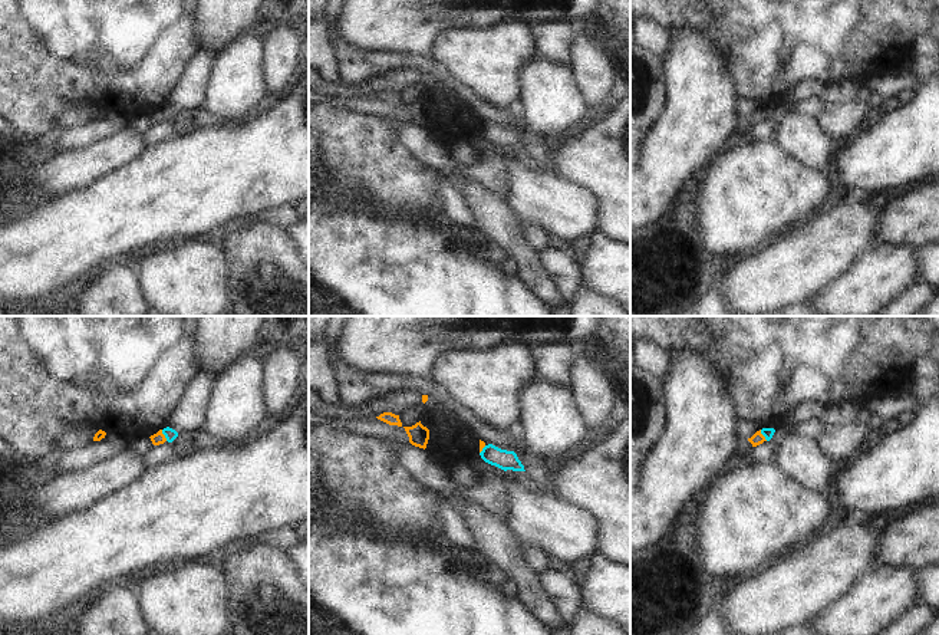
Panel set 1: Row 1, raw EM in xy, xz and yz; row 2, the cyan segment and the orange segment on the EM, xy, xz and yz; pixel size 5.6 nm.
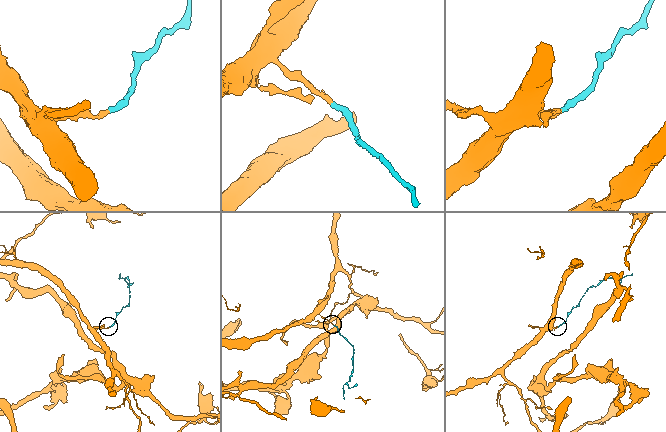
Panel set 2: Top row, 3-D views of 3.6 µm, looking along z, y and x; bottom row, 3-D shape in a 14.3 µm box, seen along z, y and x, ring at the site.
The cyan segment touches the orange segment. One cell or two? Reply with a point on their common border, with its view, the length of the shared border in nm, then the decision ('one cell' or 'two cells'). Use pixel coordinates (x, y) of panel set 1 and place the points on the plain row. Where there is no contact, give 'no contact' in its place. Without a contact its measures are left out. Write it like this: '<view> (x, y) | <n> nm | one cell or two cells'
xy (164, 112) | 70 nm | one cell

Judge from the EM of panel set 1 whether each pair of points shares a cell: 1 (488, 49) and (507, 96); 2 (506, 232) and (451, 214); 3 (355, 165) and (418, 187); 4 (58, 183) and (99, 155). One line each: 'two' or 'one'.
1: one
2: two
3: one
4: one

